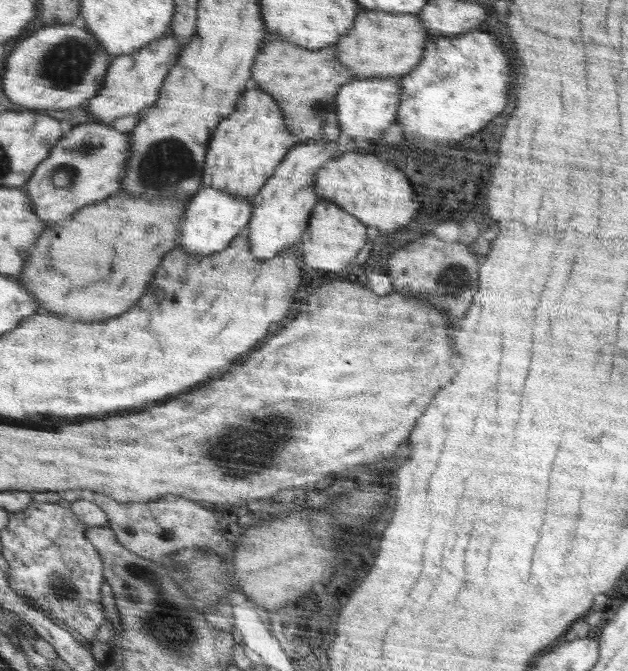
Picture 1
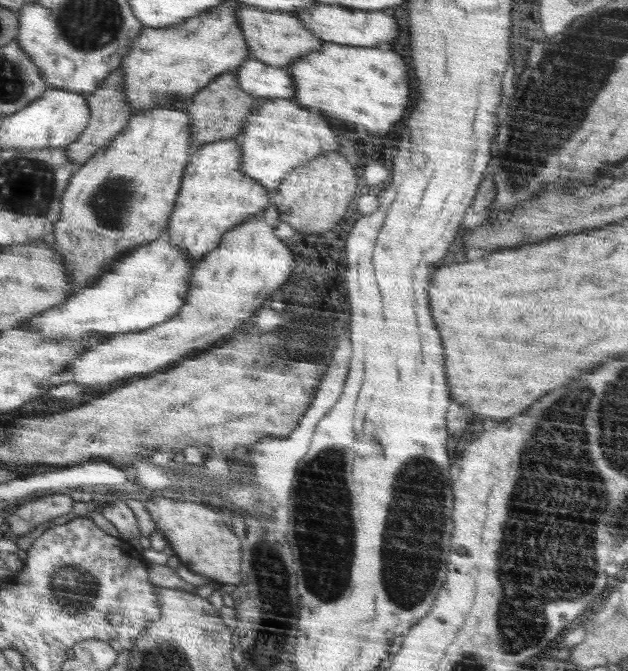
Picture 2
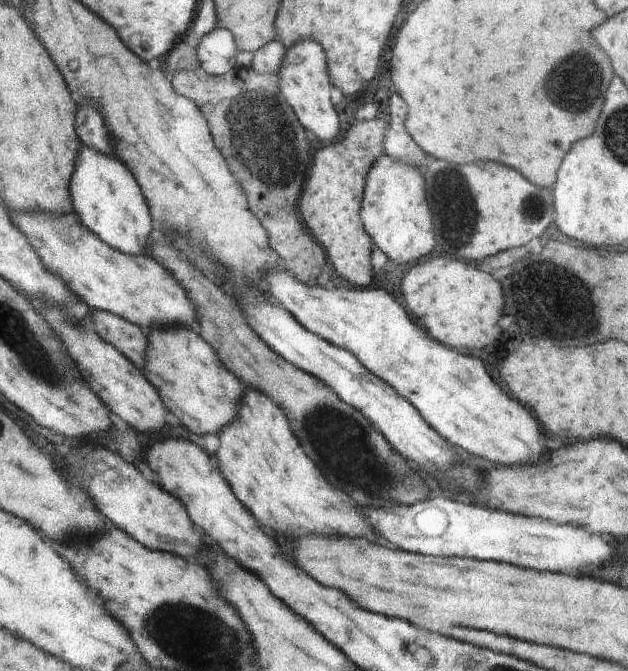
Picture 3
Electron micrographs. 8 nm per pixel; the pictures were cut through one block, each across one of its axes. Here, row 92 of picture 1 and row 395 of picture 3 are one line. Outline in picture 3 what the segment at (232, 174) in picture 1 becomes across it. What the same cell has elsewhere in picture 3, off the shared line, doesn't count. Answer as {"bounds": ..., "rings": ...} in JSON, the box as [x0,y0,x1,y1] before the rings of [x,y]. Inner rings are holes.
{"bounds":[214,387,372,537],"rings":[[[248,387],[246,392],[244,400],[248,402],[242,402],[238,422],[234,422],[226,434],[217,434],[220,447],[214,457],[222,474],[230,478],[237,498],[258,514],[258,522],[264,530],[302,537],[316,533],[369,536],[372,532],[368,532],[371,528],[366,524],[364,512],[350,496],[328,484],[330,478],[324,478],[326,470],[322,470],[318,462],[312,462],[300,448],[281,407],[256,387]]]}

